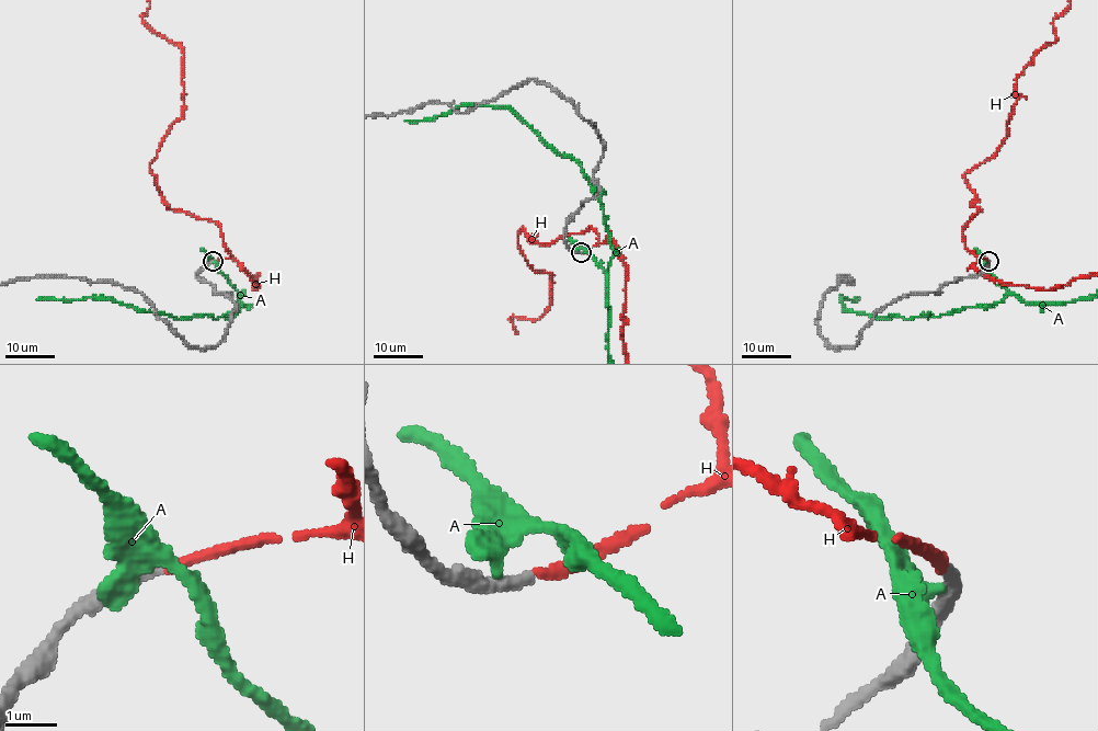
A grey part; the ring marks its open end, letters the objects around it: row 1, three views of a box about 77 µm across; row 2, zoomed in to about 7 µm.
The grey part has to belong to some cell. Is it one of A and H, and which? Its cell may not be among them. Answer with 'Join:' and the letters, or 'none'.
Join: H

